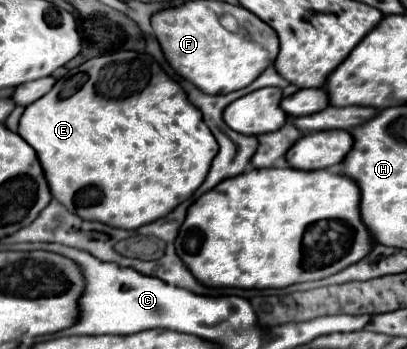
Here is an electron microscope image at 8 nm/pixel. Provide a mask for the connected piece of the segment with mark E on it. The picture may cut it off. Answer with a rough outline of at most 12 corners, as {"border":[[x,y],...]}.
{"border":[[159,67],[143,91],[47,93],[17,133],[57,201],[137,229],[217,141]]}

